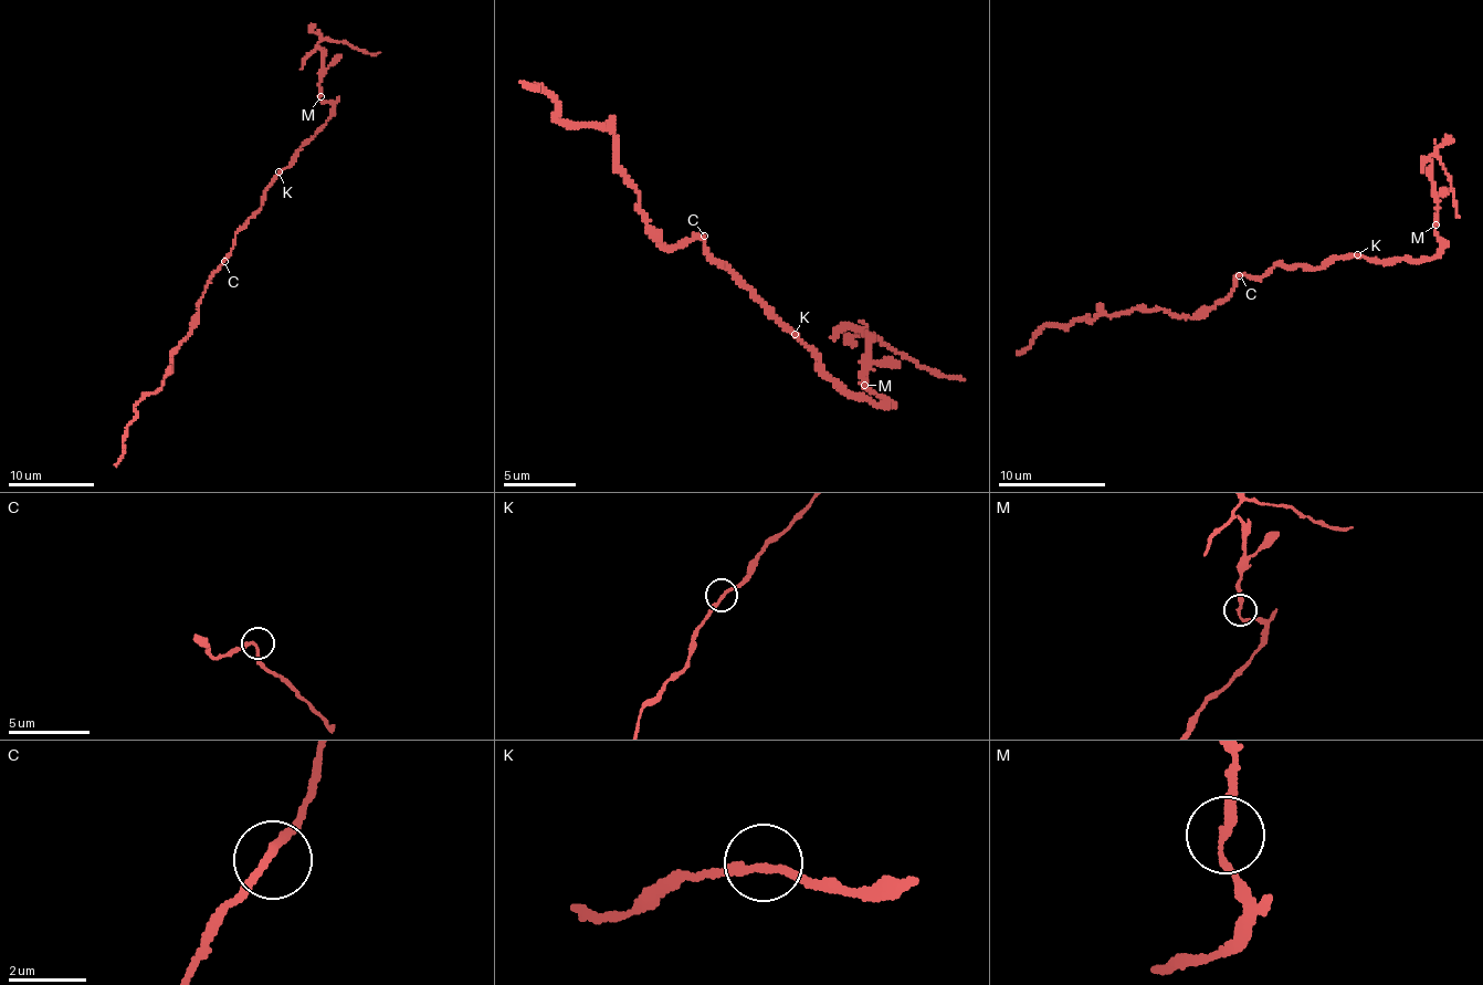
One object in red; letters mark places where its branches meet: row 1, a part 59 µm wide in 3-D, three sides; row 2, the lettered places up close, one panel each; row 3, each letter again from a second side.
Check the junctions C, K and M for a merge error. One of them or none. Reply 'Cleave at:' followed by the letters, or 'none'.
Cleave at: M

